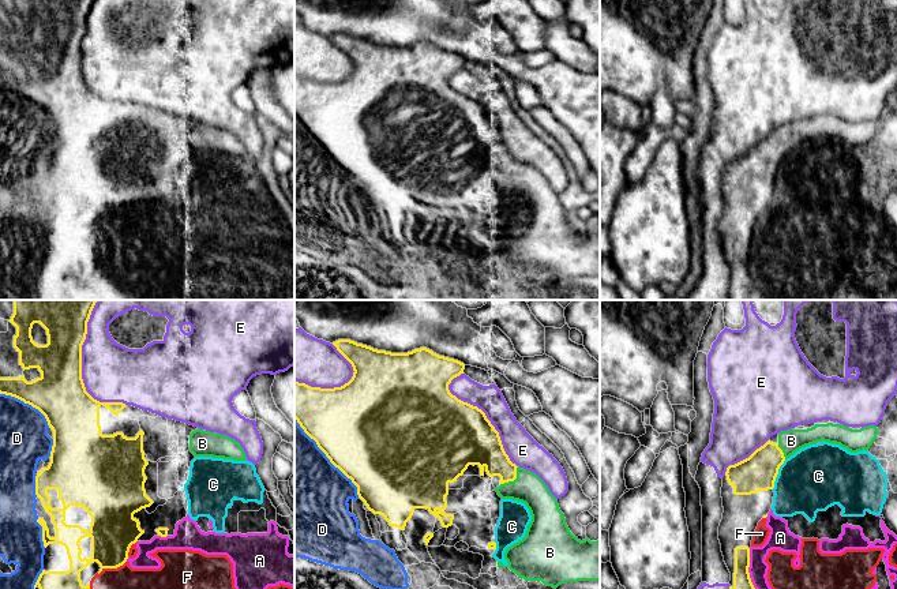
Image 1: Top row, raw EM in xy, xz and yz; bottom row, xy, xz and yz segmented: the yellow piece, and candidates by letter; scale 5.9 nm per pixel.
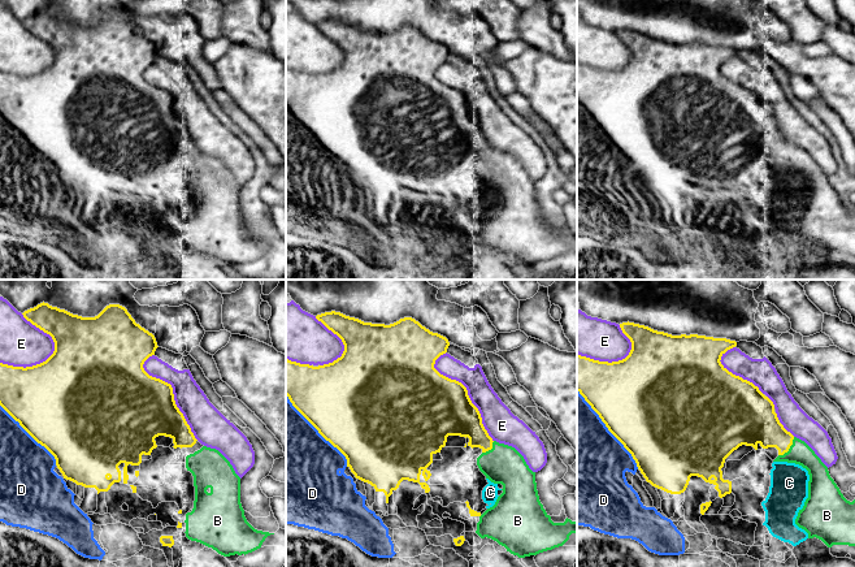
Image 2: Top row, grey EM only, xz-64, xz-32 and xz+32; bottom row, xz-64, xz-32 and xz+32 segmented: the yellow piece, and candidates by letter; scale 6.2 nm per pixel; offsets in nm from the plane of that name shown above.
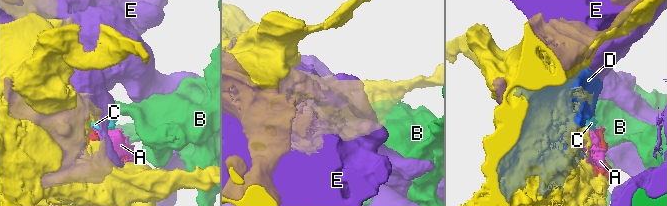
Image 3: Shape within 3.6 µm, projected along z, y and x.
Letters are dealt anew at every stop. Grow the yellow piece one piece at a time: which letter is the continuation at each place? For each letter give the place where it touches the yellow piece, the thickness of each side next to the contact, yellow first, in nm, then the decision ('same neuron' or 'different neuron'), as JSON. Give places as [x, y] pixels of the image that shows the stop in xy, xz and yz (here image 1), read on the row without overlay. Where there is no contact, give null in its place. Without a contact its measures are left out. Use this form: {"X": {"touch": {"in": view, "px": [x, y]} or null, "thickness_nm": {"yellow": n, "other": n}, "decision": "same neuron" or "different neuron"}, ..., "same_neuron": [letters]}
{"A": {"touch": {"in": "yz", "px": [750, 276]}, "thickness_nm": {"yellow": 200, "other": 110}, "decision": "different neuron"}, "B": {"touch": {"in": "xz", "px": [513, 175]}, "thickness_nm": {"yellow": 200, "other": 180}, "decision": "same neuron"}, "C": {"touch": {"in": "yz", "px": [777, 168]}, "thickness_nm": {"yellow": 220, "other": 380}, "decision": "different neuron"}, "D": {"touch": {"in": "xz", "px": [327, 152]}, "thickness_nm": {"yellow": 500, "other": 500}, "decision": "different neuron"}, "E": {"touch": {"in": "xy", "px": [81, 63]}, "thickness_nm": {"yellow": 300, "other": 340}, "decision": "different neuron"}, "F": {"touch": {"in": "xy", "px": [111, 262]}, "thickness_nm": {"yellow": 280, "other": 220}, "decision": "different neuron"}, "same_neuron": ["B"]}

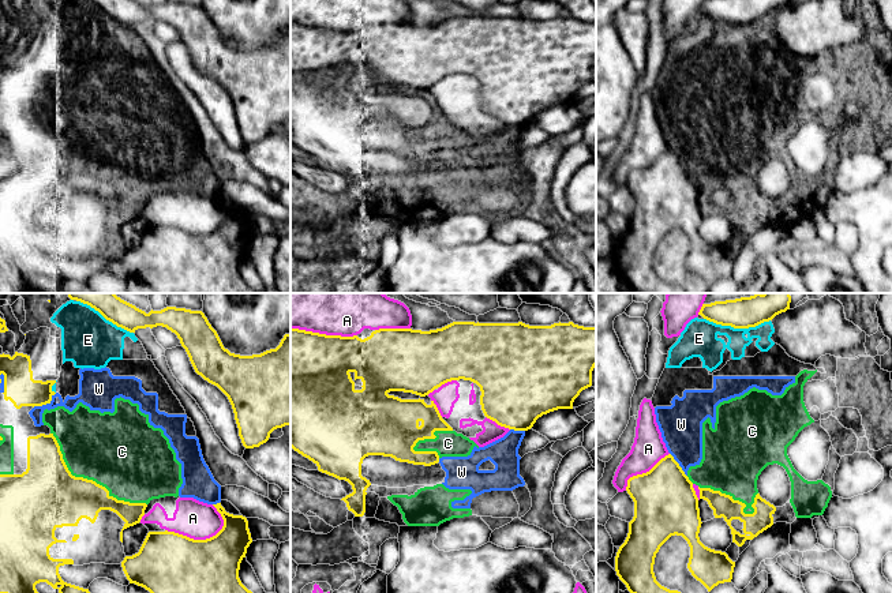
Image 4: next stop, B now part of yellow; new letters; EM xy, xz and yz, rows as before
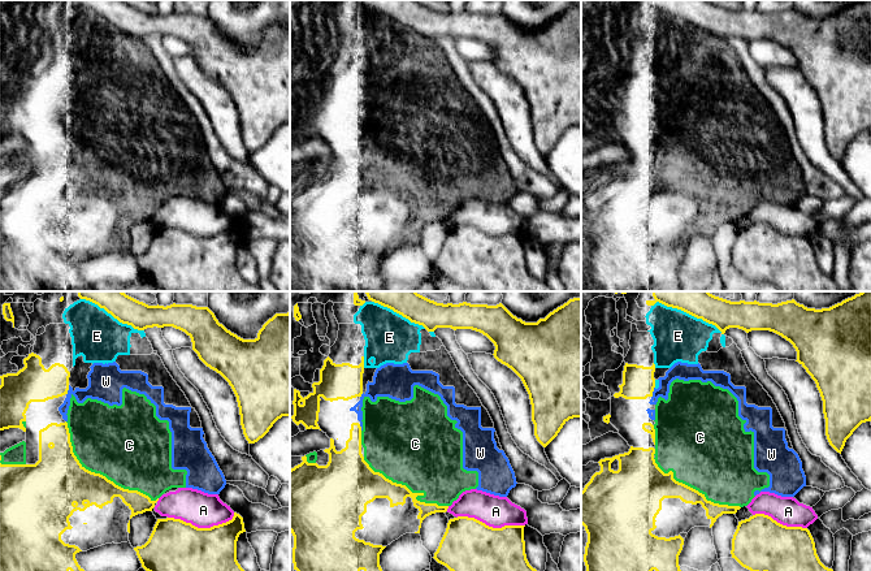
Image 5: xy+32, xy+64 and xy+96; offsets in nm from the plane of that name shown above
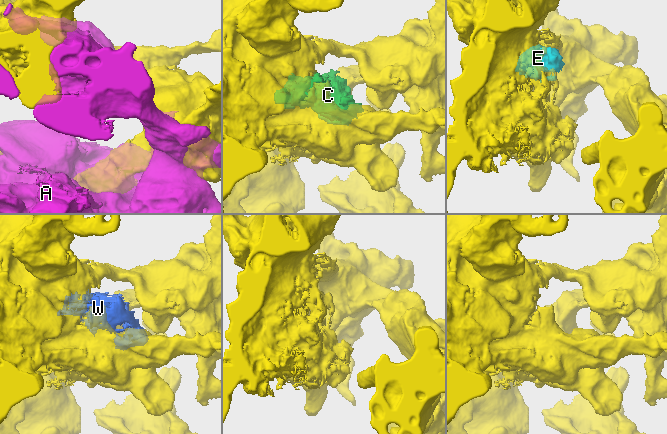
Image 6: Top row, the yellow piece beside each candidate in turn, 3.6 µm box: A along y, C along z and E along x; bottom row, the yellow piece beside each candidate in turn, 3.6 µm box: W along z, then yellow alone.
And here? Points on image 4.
{"A": {"touch": {"in": "xy", "px": [197, 235]}, "thickness_nm": {"yellow": 500, "other": 220}, "decision": "different neuron"}, "C": {"touch": {"in": "xy", "px": [89, 175]}, "thickness_nm": {"yellow": 360, "other": 460}, "decision": "different neuron"}, "E": {"touch": {"in": "yz", "px": [737, 22]}, "thickness_nm": {"yellow": 140, "other": 200}, "decision": "different neuron"}, "W": {"touch": {"in": "xy", "px": [45, 98]}, "thickness_nm": {"yellow": 190, "other": 100}, "decision": "different neuron"}, "same_neuron": []}

